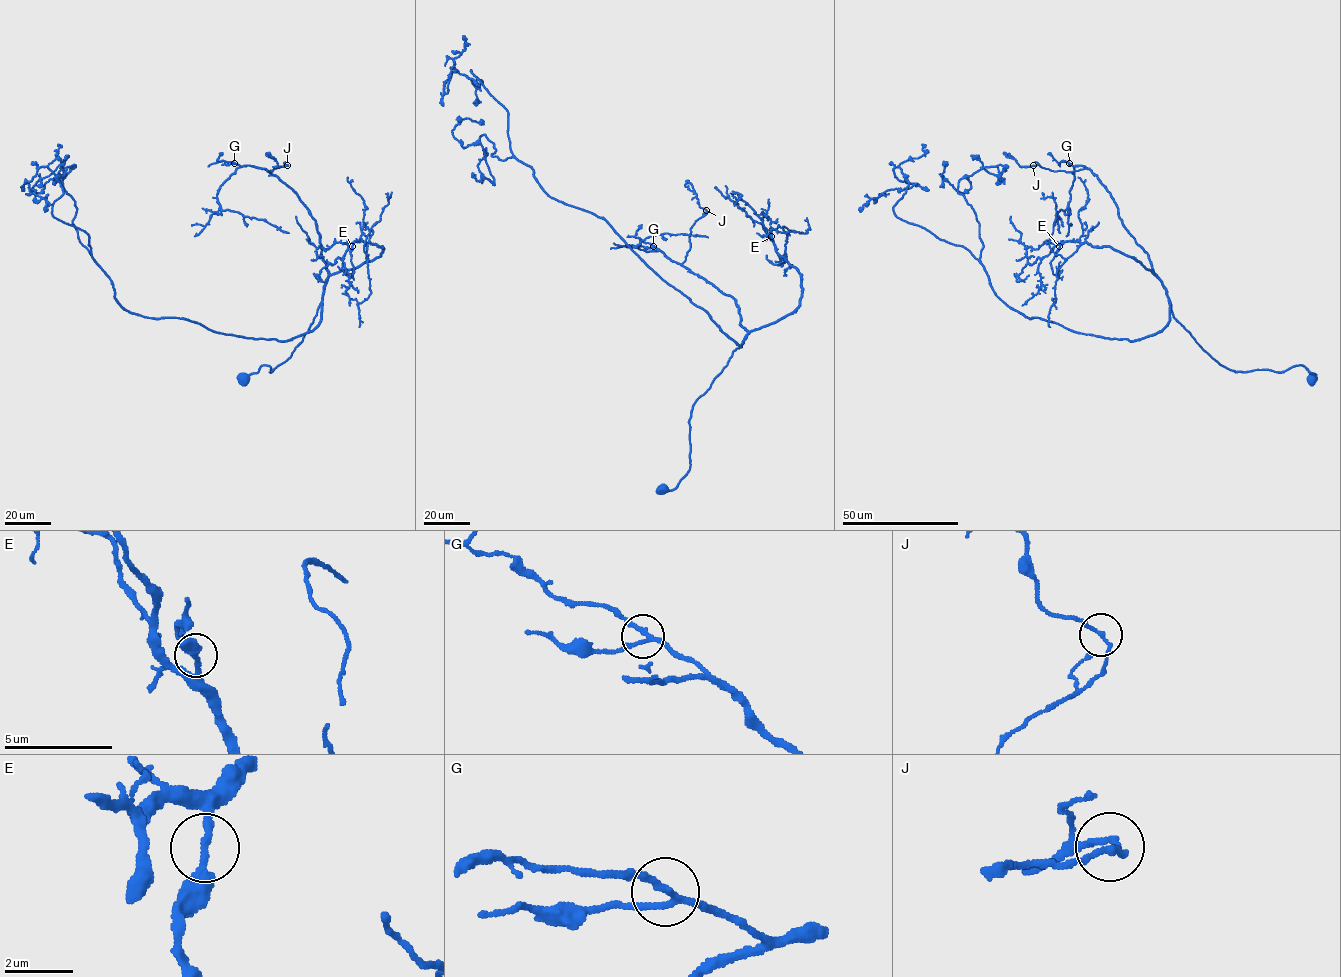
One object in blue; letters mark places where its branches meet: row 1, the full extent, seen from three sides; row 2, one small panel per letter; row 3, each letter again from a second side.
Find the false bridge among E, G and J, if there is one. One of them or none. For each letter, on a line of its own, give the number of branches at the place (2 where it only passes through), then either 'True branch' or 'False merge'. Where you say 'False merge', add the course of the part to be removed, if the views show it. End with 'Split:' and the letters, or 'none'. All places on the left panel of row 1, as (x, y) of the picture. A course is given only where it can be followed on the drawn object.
E: Branches: 2. True branch
G: Branches: 3. True branch
J: Branches: 2. True branch
Split: none

